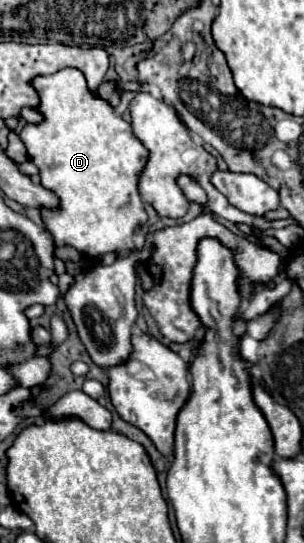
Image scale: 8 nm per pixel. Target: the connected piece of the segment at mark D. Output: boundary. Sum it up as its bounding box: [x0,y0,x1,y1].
[19,69,149,259]

